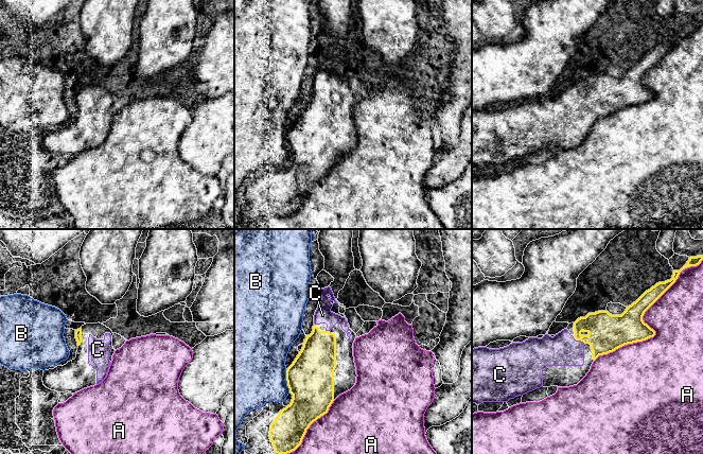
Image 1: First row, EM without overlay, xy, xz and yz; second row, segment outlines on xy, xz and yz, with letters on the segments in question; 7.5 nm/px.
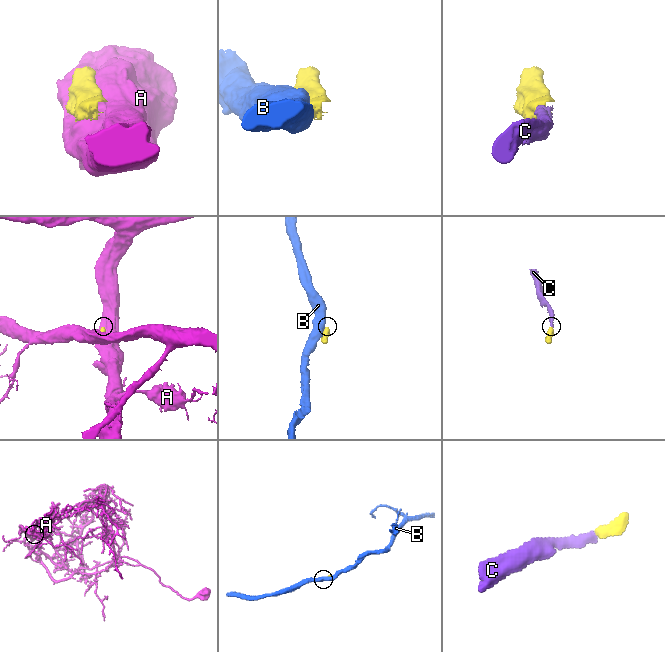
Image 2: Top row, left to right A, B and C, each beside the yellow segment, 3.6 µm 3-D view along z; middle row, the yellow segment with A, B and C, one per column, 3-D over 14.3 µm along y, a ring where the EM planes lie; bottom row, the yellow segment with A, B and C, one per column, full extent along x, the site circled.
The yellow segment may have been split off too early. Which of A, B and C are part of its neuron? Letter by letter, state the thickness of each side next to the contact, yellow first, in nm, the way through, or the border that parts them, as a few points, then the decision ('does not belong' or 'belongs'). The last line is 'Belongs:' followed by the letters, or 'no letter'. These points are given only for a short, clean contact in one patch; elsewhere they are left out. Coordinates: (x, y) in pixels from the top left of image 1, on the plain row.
A: 260 nm thick on the yellow side, 380 nm on the other; does not belong
B: 360 nm thick on the yellow side, 480 nm on the other; border along xz (285, 133), (285, 142), (290, 154); does not belong
C: 280 nm thick on the yellow side, 240 nm on the other; belongs
Belongs: C

